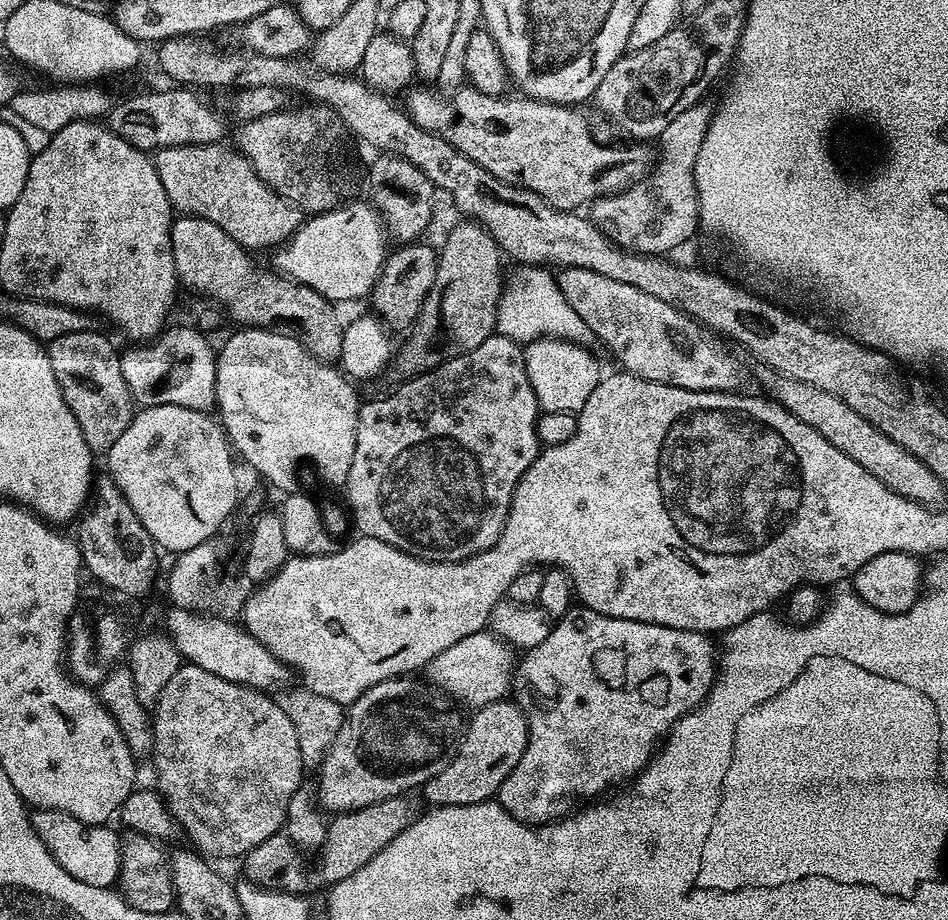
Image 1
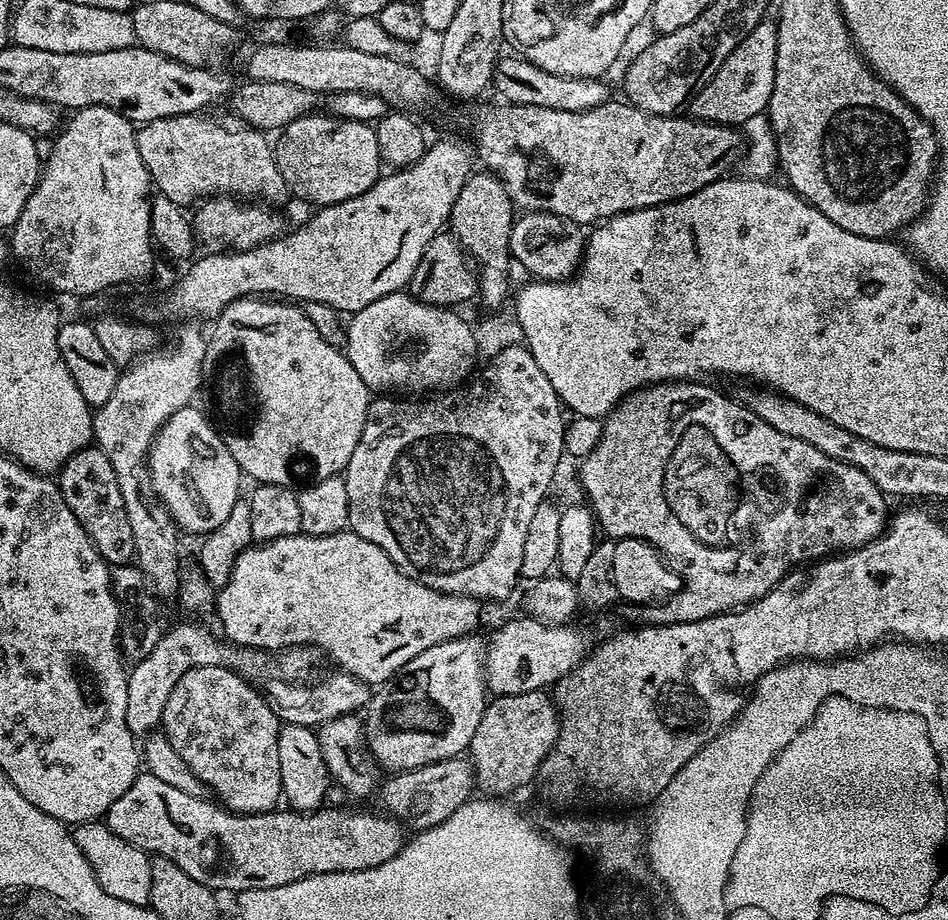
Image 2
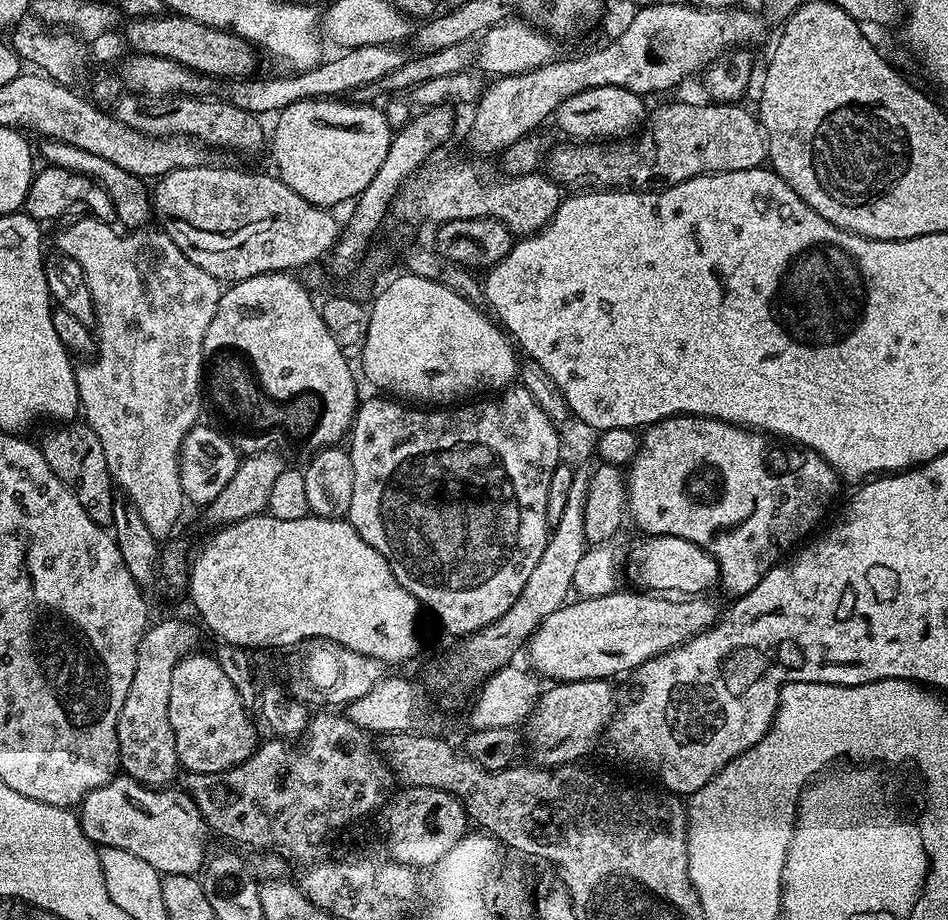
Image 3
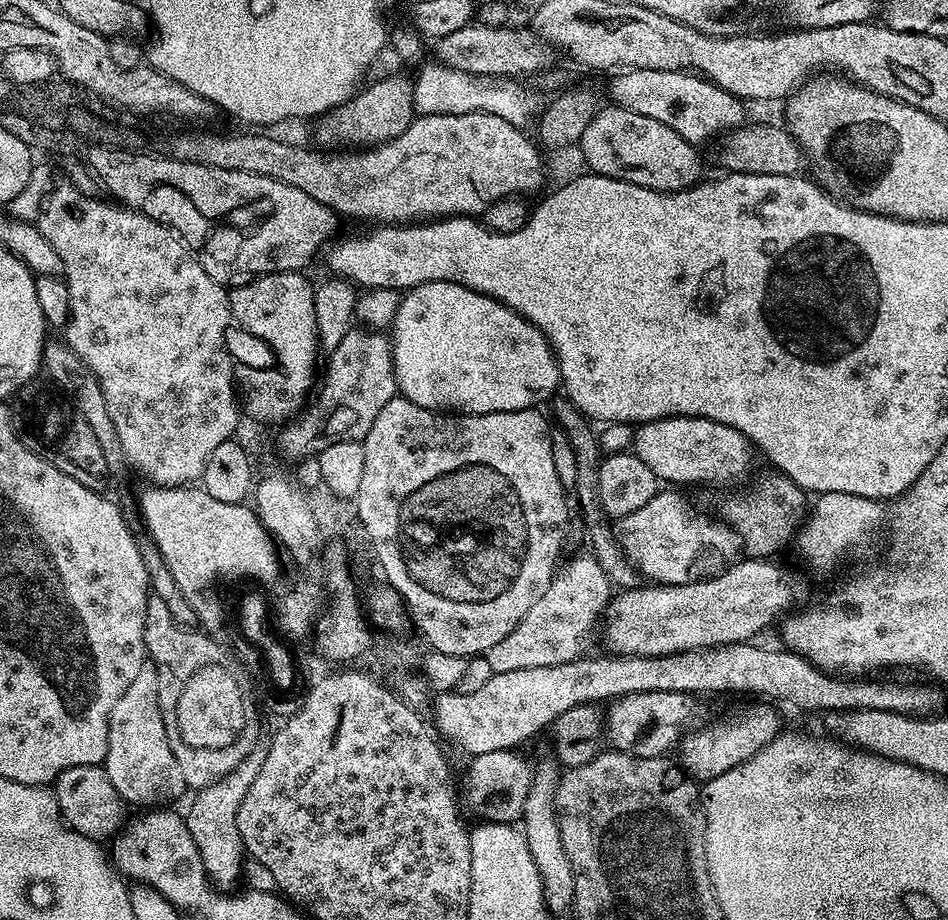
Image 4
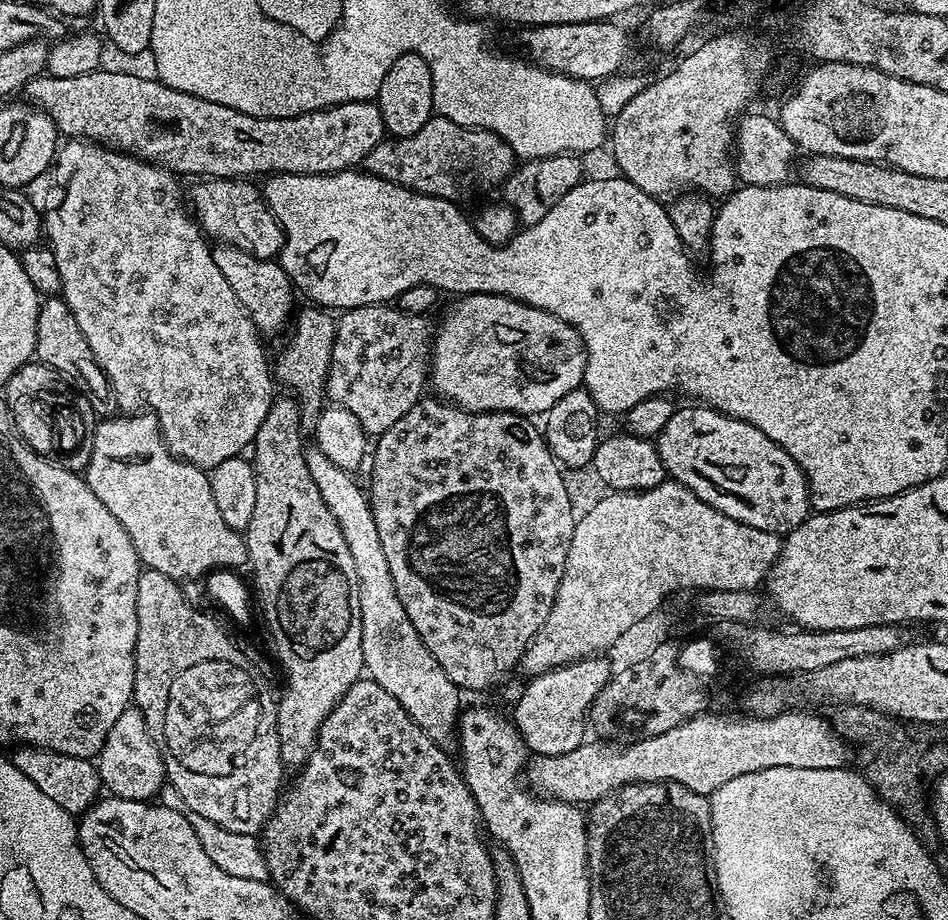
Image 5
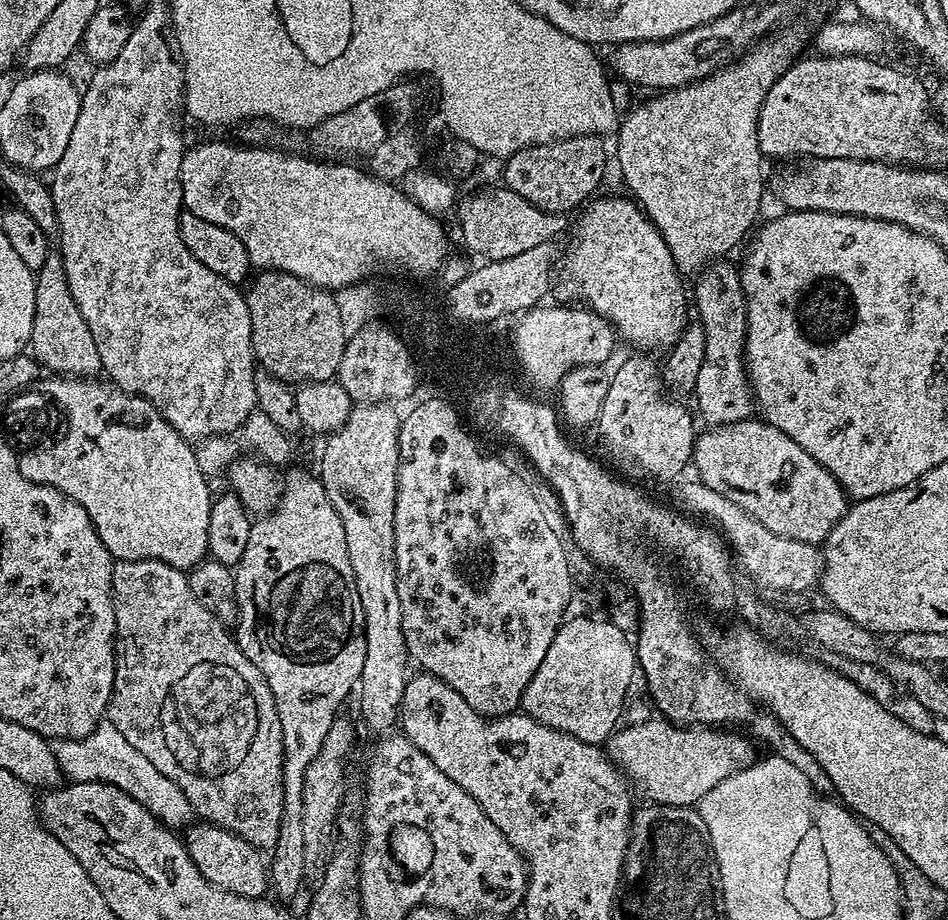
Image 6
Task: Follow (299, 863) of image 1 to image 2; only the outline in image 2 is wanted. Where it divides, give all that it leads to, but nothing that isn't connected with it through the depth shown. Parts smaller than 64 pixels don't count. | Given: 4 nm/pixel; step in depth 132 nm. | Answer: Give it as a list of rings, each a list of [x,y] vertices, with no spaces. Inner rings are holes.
[[[451,756],[449,760],[430,762],[409,772],[397,772],[379,785],[378,797],[387,815],[400,821],[405,829],[427,830],[437,828],[454,810],[473,799],[476,788],[476,773],[467,759]]]

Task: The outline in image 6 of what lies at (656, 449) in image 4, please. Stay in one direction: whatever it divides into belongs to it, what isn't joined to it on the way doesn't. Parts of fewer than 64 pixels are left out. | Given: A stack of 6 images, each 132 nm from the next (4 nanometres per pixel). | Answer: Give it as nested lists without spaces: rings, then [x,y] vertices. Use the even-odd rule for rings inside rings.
[[[763,418],[735,420],[733,424],[712,426],[707,430],[709,432],[701,431],[697,435],[694,449],[694,462],[705,484],[726,494],[730,502],[742,506],[742,510],[758,518],[758,522],[762,522],[766,530],[779,536],[794,538],[798,542],[823,545],[832,527],[844,517],[850,507],[844,487],[836,481],[834,474],[830,474],[830,470],[826,470],[810,454],[806,454],[806,450],[802,450],[802,446],[798,446],[794,438],[790,438]]]

